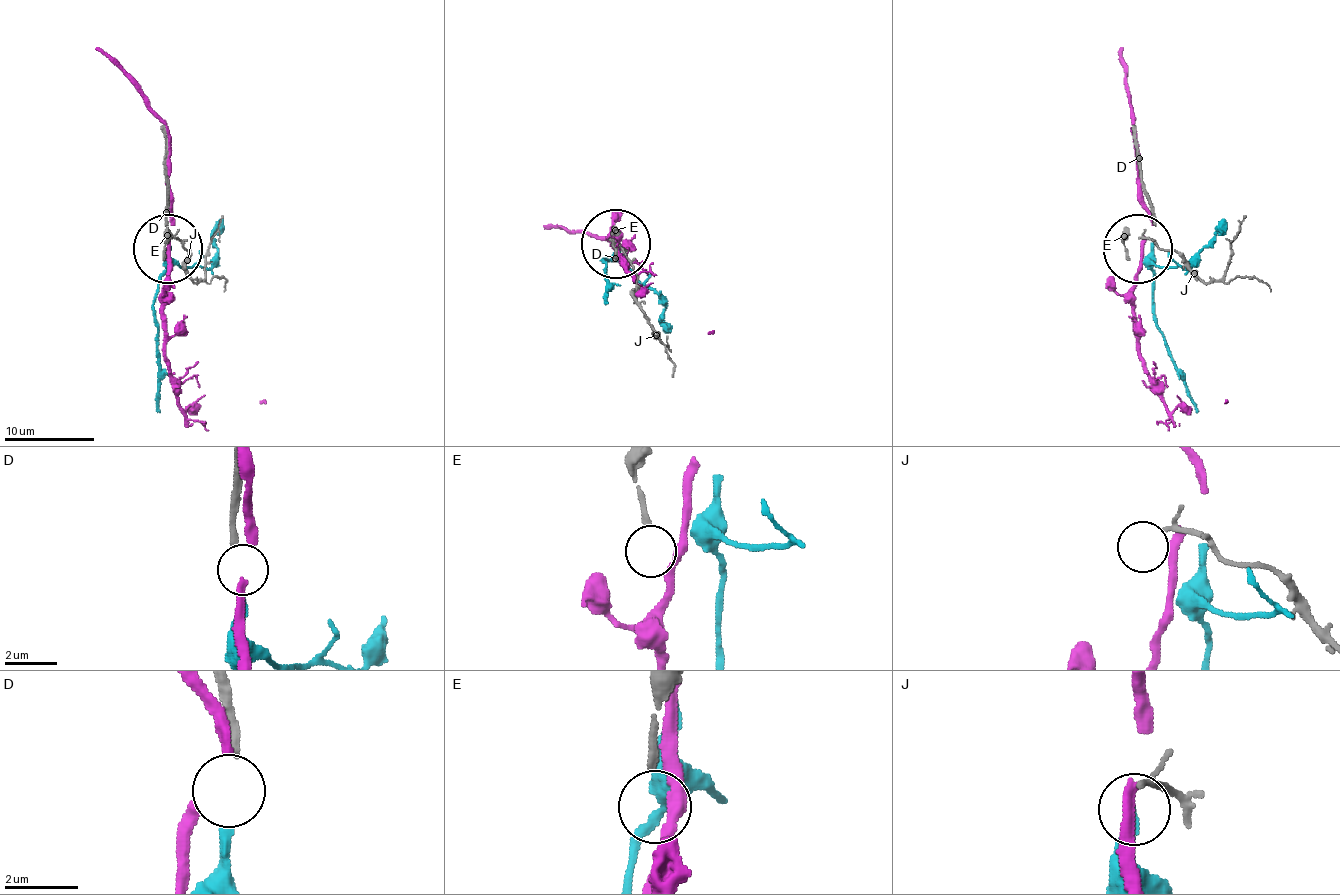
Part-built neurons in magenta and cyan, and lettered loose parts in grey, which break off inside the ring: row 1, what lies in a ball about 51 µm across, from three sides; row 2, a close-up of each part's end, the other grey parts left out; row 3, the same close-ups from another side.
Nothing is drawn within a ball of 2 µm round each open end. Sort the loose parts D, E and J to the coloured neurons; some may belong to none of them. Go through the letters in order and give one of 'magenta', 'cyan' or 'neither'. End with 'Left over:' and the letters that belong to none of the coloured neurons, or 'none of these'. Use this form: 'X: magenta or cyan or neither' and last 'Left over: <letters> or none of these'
D: cyan
E: neither
J: neither
Left over: E, J

